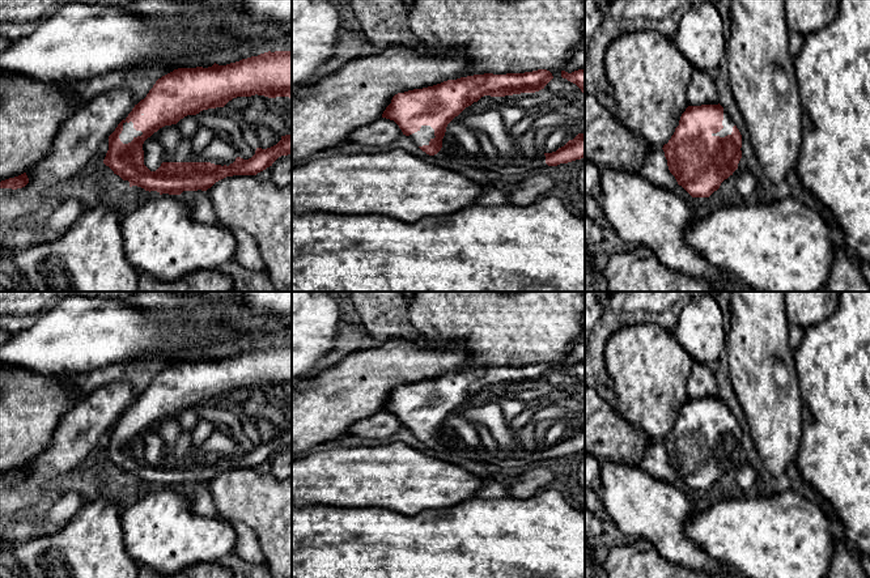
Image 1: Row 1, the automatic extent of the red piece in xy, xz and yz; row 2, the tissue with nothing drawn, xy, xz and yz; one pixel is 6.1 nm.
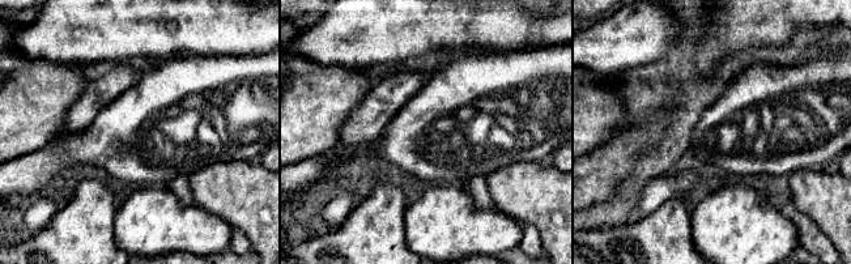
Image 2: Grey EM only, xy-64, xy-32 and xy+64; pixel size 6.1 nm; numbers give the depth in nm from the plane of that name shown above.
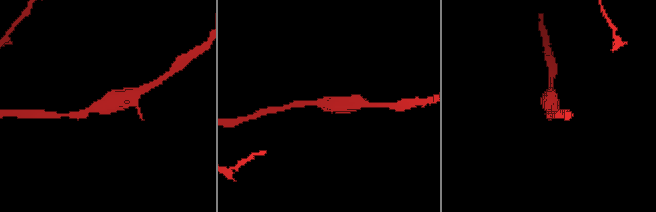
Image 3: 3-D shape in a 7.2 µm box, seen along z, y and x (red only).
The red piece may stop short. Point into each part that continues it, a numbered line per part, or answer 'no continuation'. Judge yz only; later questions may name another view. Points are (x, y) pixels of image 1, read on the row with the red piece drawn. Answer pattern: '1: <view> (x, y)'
1: yz (728, 123)

